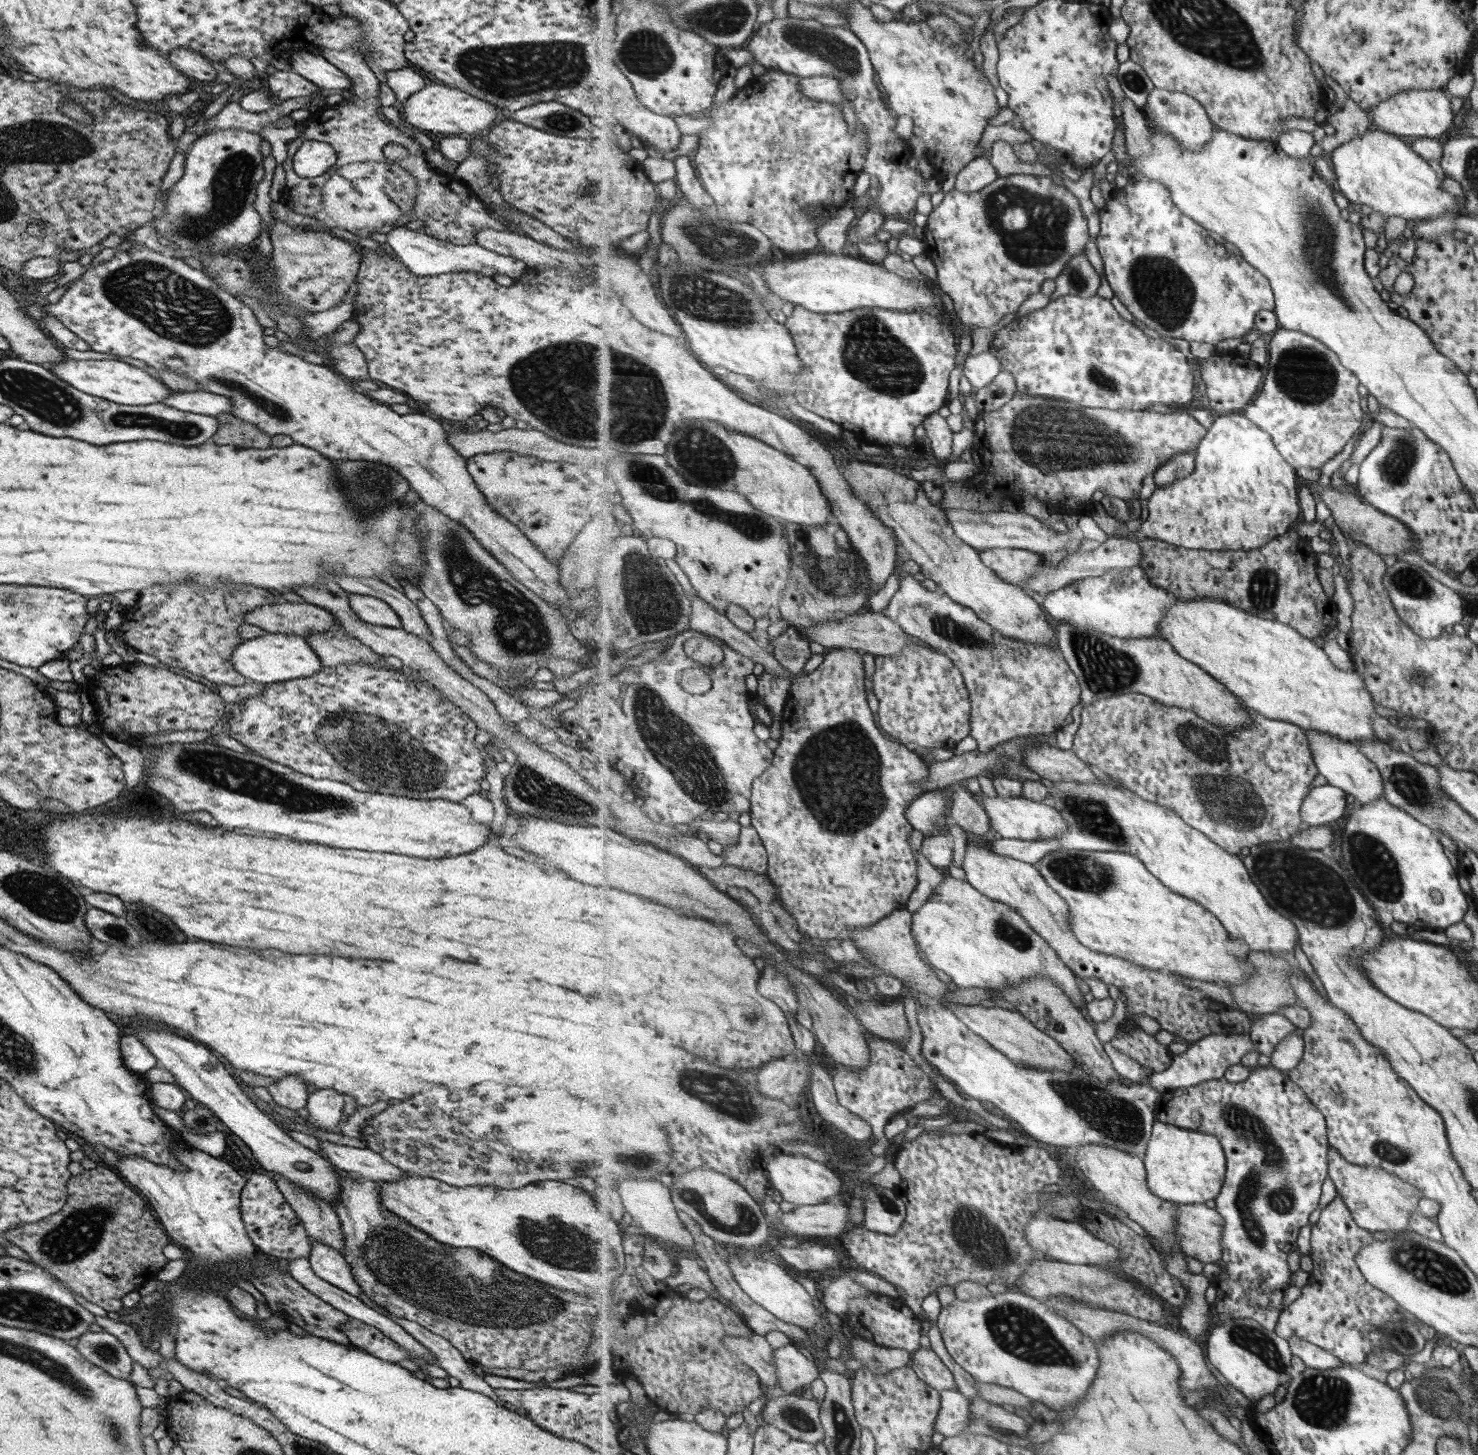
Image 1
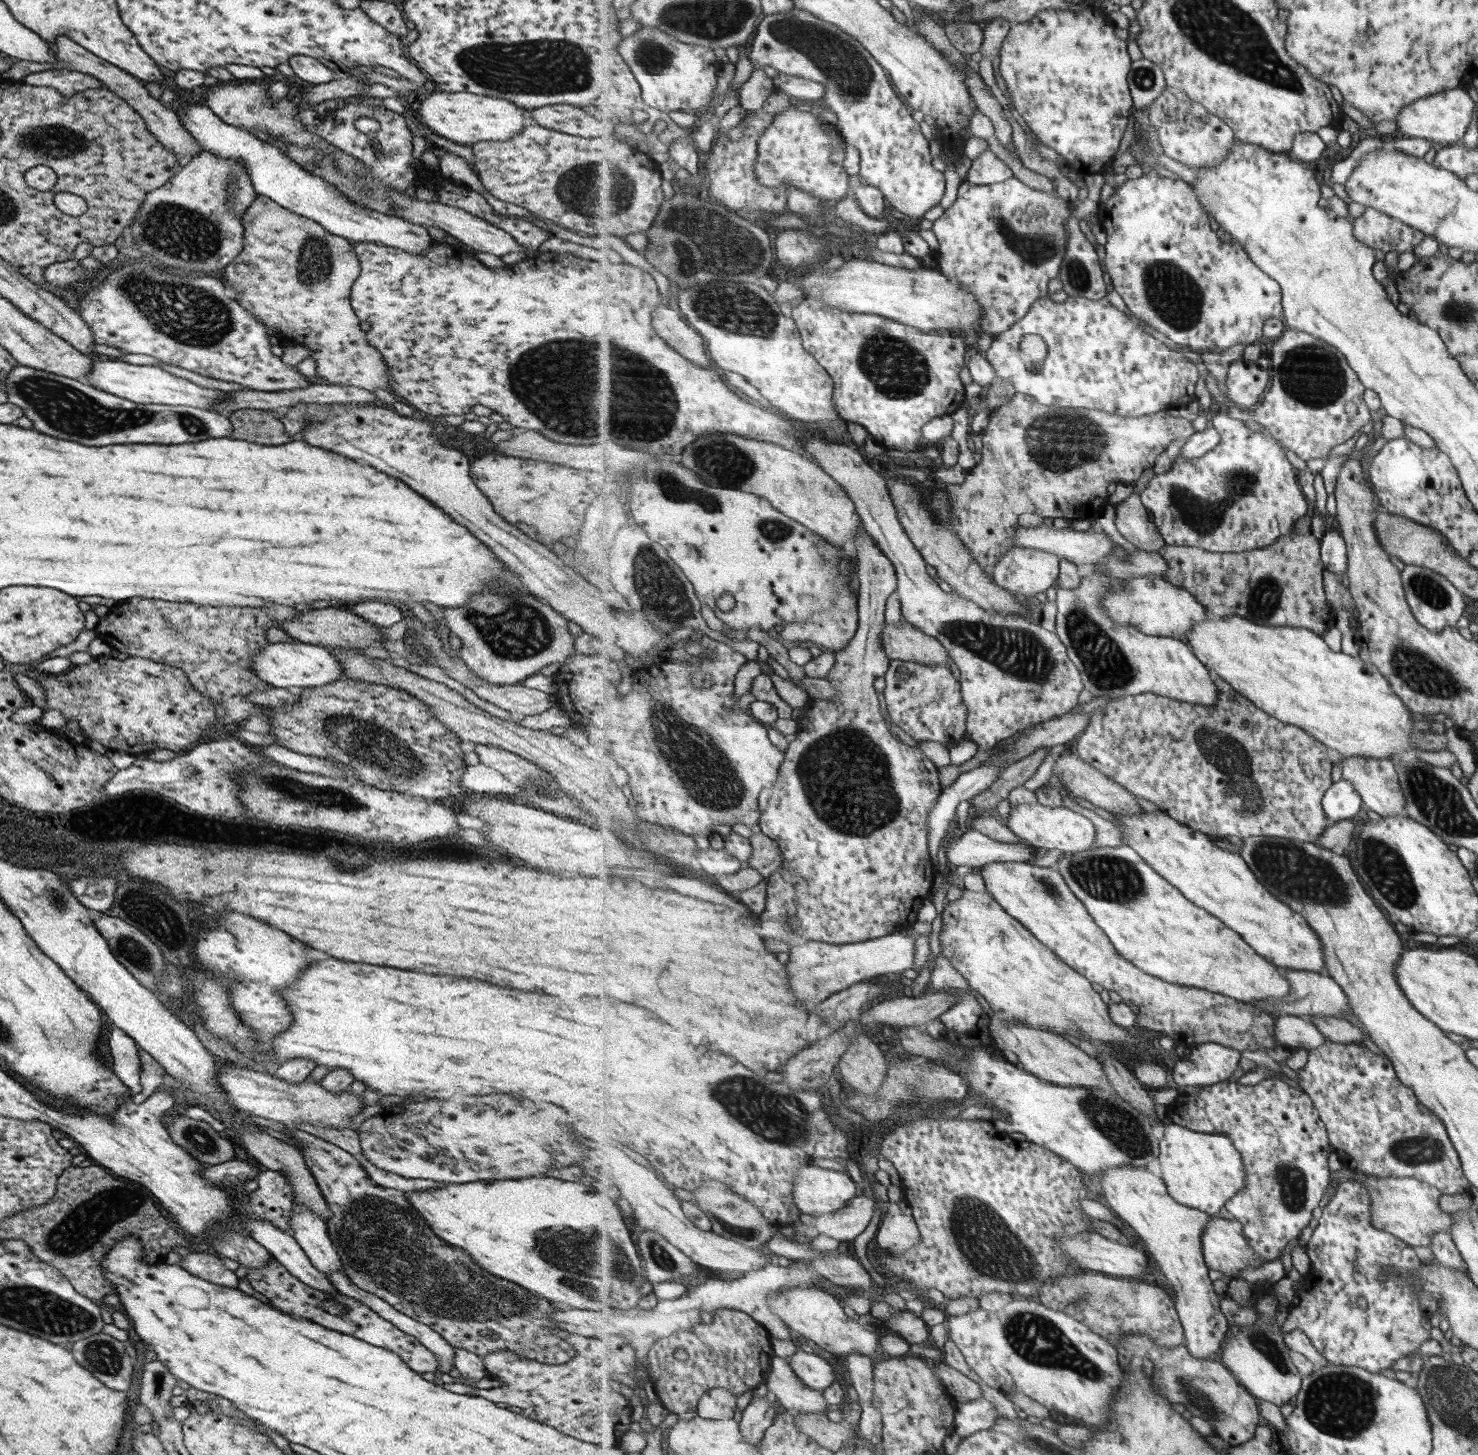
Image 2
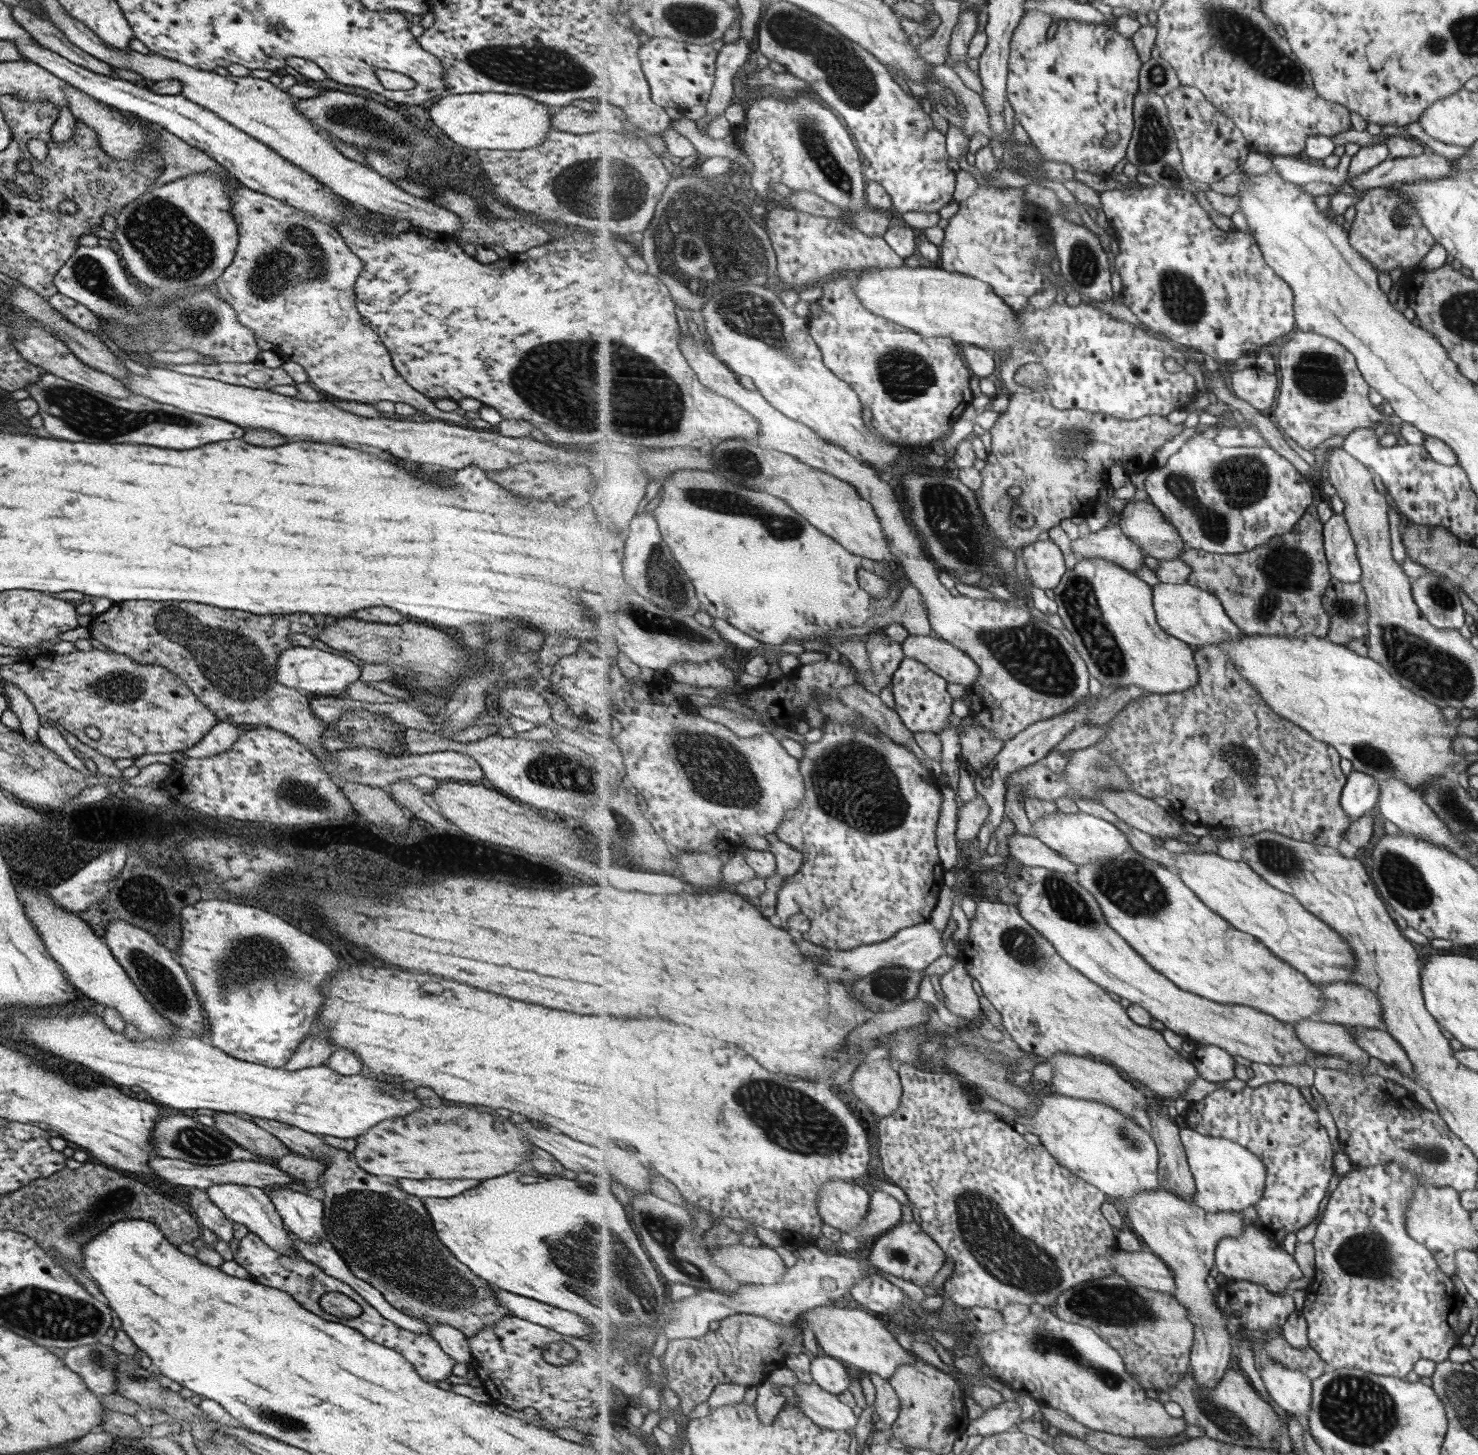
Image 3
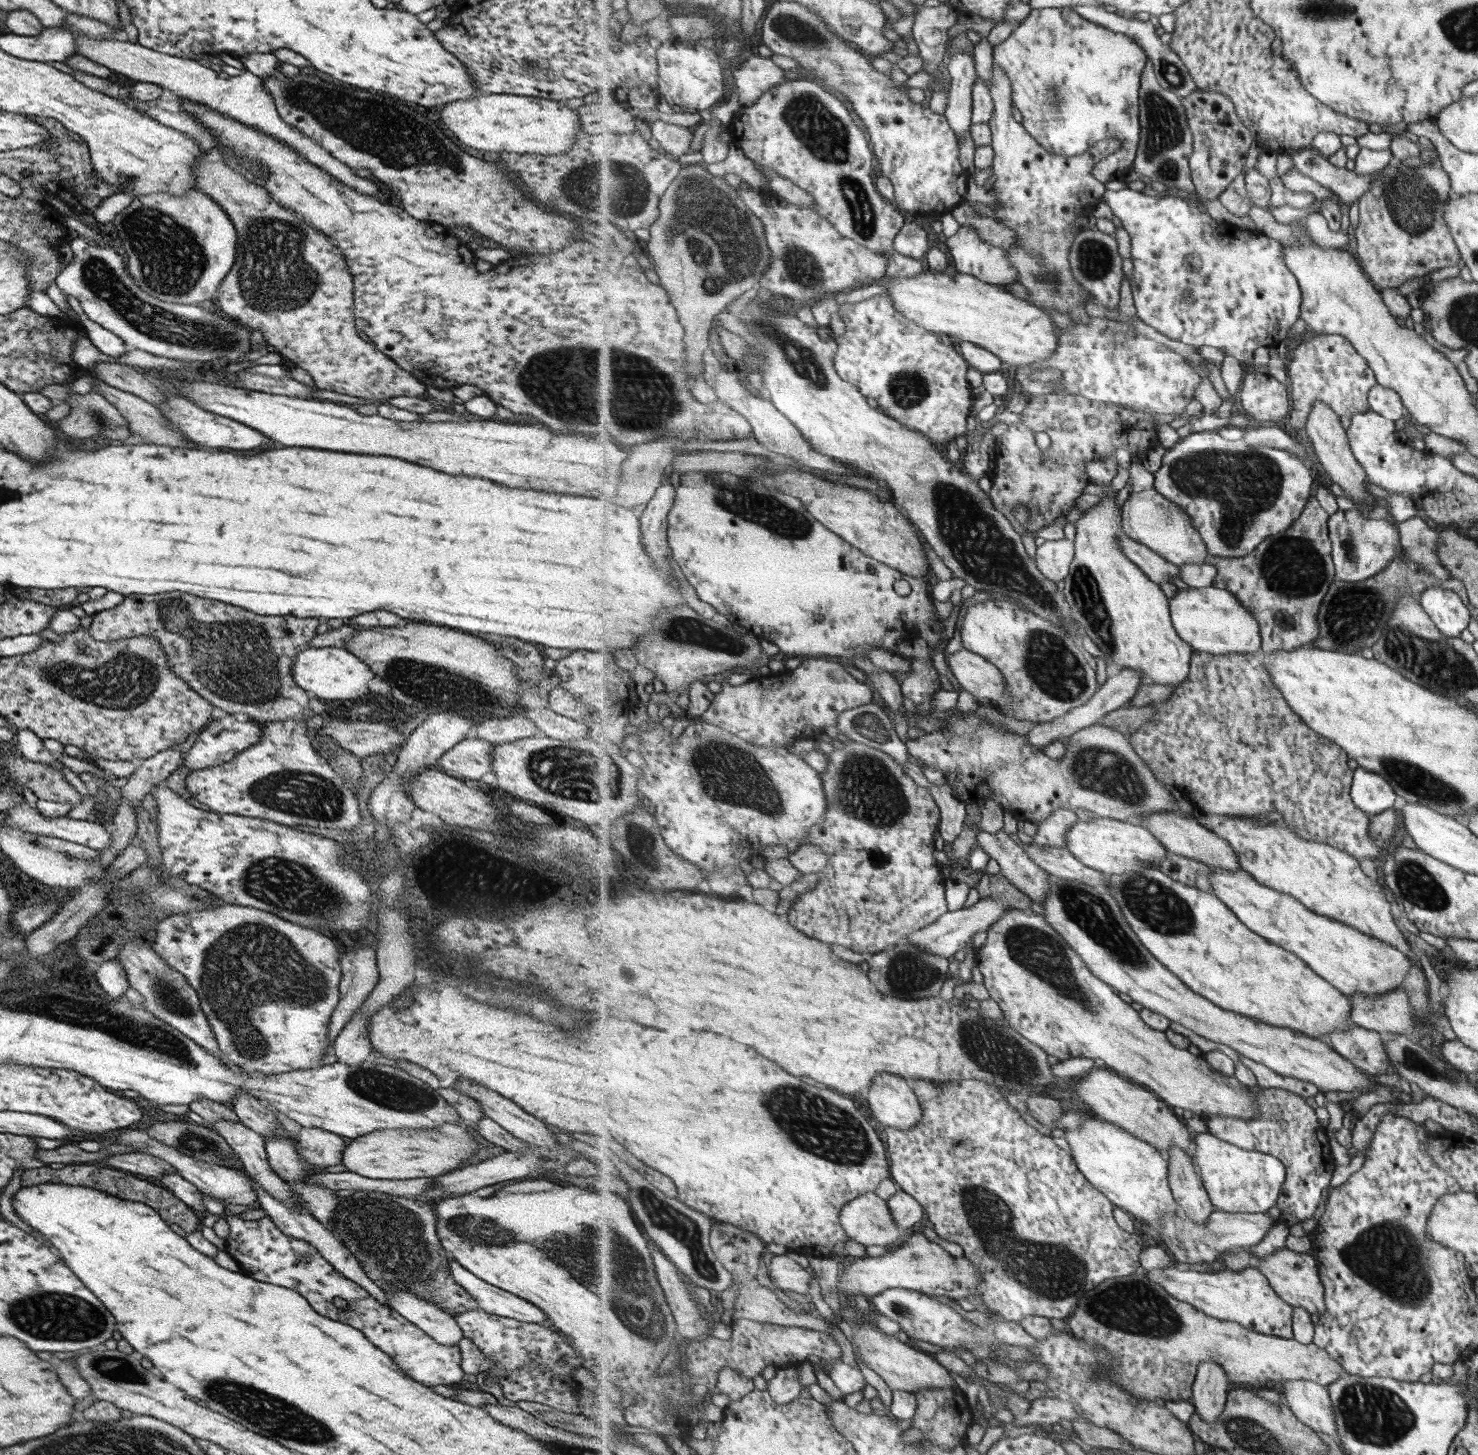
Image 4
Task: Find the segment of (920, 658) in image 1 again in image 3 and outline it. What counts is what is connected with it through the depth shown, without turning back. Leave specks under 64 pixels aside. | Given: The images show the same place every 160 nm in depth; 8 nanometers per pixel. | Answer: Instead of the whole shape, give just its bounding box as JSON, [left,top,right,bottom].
[892,657,955,735]

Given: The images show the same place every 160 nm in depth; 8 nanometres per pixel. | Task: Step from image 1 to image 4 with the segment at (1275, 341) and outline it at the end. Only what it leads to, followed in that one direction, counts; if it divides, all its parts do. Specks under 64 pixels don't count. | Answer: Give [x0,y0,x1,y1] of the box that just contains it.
[1288,334,1378,433]

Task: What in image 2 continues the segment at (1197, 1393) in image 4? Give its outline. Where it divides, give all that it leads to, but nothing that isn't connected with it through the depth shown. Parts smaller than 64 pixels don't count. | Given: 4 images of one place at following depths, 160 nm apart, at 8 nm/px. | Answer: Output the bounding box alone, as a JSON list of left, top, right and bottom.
[1095,1165,1230,1359]

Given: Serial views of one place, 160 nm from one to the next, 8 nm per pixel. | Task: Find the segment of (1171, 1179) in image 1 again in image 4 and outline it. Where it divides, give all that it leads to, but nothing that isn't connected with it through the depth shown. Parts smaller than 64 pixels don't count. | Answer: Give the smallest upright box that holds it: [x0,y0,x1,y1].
[1194,1132,1287,1213]

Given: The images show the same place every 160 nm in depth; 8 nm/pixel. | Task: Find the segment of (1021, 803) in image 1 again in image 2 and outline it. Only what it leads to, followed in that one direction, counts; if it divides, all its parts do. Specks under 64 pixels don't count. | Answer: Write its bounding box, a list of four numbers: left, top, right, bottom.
[1007,802,1097,853]

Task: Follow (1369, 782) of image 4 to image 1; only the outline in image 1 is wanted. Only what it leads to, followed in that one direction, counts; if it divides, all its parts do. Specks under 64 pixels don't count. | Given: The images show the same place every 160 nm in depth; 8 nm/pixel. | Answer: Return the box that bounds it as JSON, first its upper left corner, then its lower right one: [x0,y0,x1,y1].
[1300,782,1350,828]

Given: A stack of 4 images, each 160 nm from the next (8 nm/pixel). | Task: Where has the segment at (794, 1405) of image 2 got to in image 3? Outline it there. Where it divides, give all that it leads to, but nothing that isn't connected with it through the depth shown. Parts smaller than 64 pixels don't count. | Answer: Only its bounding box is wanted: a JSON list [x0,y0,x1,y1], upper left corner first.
[792,1382,859,1434]

